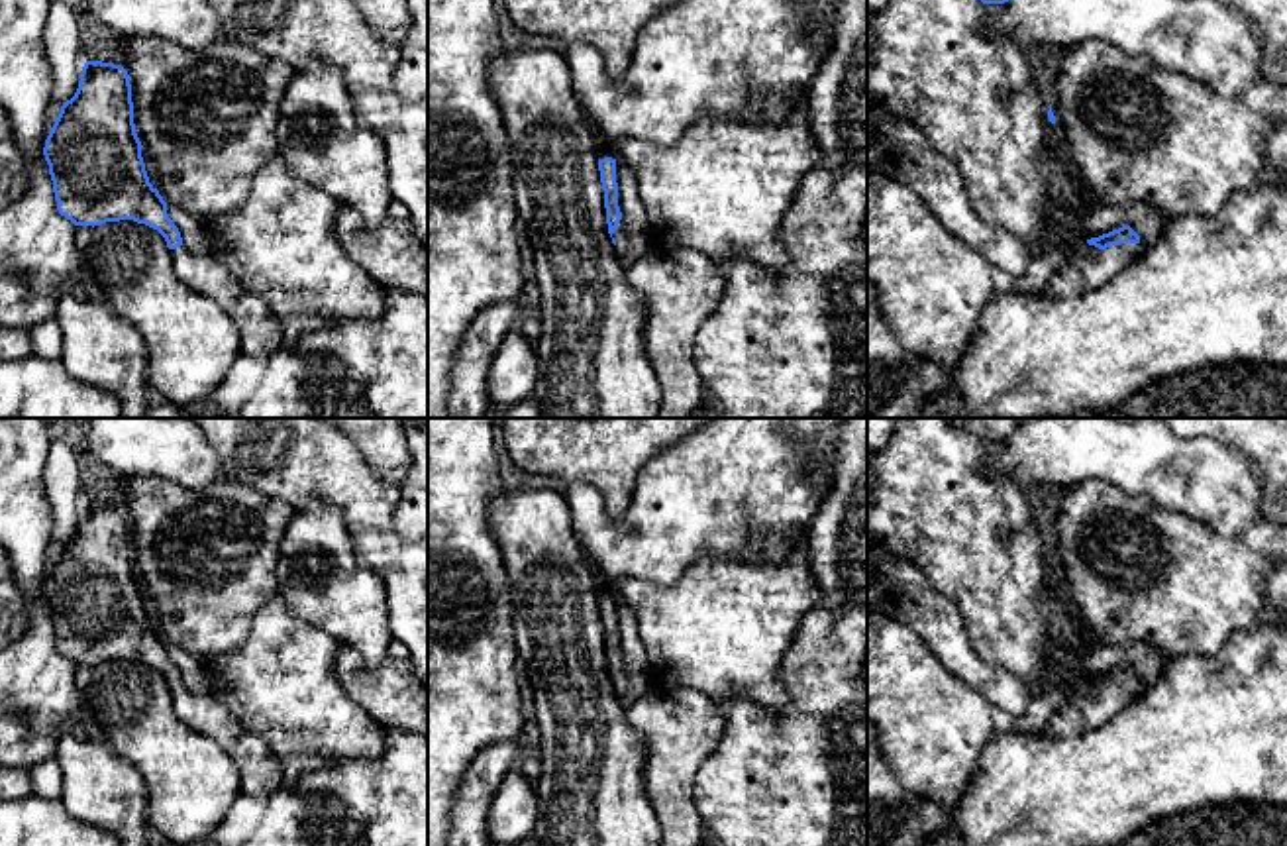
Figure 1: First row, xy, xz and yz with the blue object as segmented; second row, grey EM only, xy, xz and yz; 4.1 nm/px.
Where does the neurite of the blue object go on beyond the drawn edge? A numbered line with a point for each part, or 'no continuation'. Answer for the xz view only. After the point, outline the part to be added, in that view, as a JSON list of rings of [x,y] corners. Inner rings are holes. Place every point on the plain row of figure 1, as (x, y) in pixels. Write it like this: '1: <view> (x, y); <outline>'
1: xz (622, 680); [[[624,660],[618,661],[618,667],[612,673],[612,677],[616,679],[614,687],[616,687],[618,693],[630,693],[630,691],[634,691],[632,679],[630,679],[626,667],[624,667]]]

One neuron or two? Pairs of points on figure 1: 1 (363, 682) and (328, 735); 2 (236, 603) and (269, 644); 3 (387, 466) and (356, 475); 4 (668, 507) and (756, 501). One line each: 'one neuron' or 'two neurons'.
1: two neurons
2: two neurons
3: two neurons
4: one neuron

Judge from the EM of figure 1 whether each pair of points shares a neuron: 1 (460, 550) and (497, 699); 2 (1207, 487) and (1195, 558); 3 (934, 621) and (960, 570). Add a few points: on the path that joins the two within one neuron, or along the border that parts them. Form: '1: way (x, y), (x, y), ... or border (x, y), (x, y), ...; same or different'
1: way (481, 587), (495, 603), (495, 662); same
2: border (1158, 503), (1203, 519), (1235, 538); different
3: border (915, 562), (956, 603), (968, 636); different

